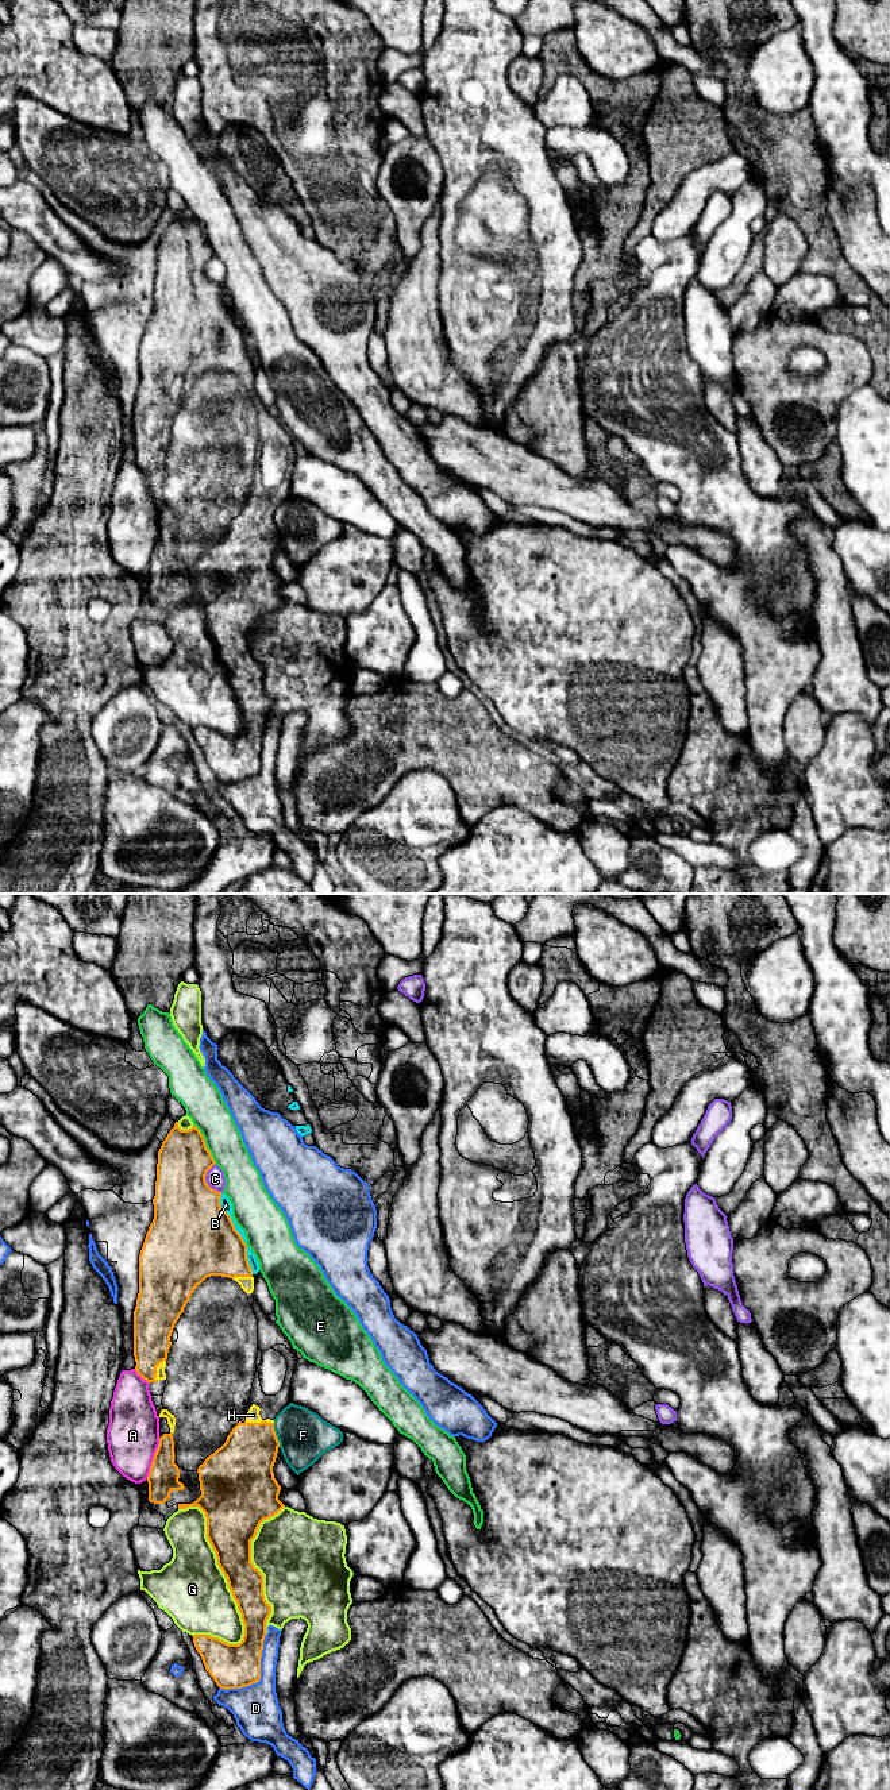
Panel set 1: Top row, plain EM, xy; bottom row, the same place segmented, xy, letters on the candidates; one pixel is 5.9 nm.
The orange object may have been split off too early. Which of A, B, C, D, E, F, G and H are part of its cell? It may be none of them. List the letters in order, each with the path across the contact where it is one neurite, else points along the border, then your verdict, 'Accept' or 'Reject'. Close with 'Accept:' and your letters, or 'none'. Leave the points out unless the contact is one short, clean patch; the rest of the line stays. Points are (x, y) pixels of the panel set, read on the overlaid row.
A: Reject
B: Reject
C: Reject
D: Reject
E: Reject
F: Reject
G: Reject
H: Accept
Accept: H

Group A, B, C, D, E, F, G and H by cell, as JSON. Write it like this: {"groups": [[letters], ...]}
{"groups": [["A"], ["B"], ["C"], ["D", "E"], ["F"], ["G"], ["H"]]}

